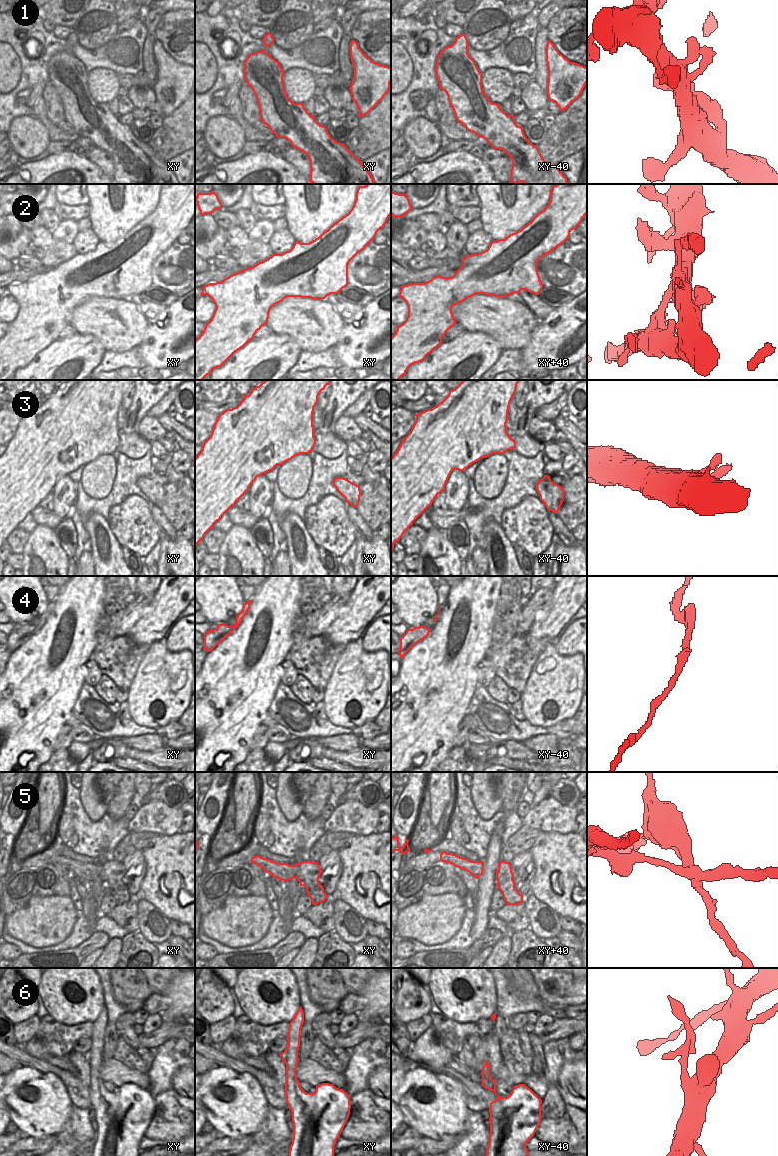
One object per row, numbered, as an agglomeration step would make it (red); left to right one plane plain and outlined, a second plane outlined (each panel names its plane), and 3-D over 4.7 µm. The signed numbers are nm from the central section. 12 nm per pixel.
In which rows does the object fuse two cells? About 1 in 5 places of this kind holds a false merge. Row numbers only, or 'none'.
5

